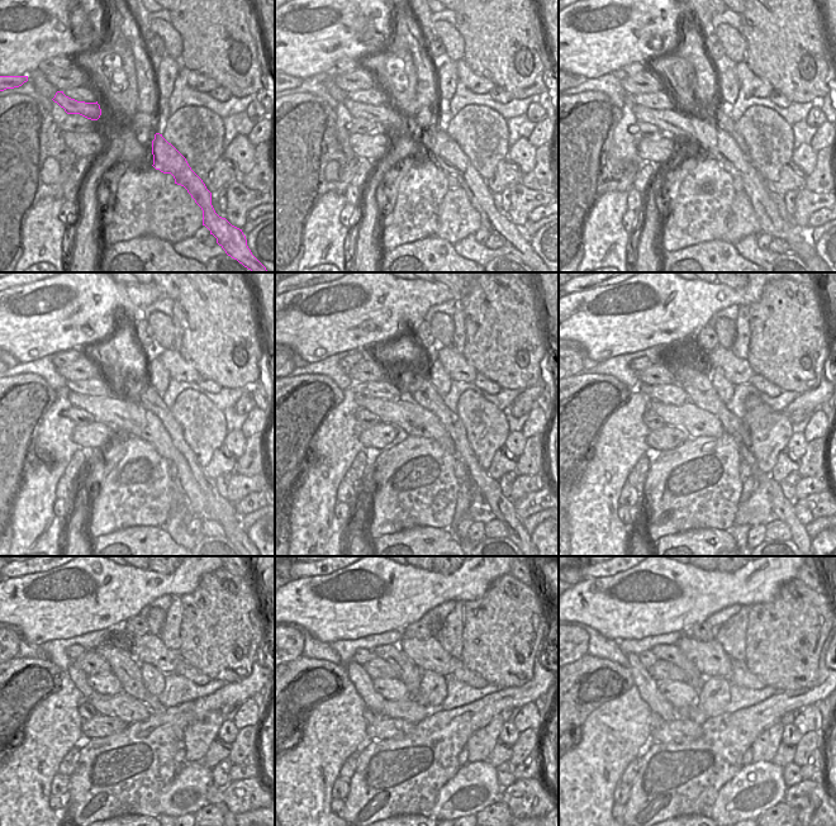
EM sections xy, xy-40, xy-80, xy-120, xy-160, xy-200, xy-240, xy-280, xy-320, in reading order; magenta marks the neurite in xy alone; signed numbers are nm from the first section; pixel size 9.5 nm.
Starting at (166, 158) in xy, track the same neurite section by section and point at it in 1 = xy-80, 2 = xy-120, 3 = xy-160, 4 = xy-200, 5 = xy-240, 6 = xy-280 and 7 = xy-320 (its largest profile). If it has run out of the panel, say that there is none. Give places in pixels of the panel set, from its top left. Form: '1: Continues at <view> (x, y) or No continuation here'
1: Continues at xy-80 (715, 142)
2: Continues at xy-120 (128, 418)
3: Continues at xy-160 (412, 419)
4: Continues at xy-200 (696, 422)
5: Continues at xy-240 (129, 710)
6: Continues at xy-280 (408, 708)
7: Continues at xy-320 (693, 712).

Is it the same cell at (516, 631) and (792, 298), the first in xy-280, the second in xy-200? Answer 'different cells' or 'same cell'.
same cell

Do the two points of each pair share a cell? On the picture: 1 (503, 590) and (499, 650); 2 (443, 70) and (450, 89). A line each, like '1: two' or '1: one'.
1: one
2: one

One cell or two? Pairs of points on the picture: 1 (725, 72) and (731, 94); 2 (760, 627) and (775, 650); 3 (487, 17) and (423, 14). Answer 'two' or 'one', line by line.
1: one
2: one
3: two

